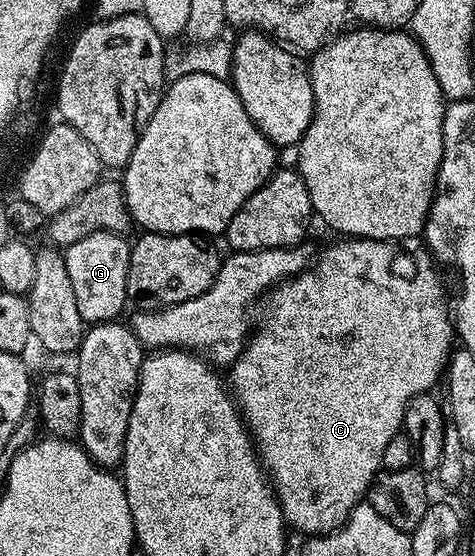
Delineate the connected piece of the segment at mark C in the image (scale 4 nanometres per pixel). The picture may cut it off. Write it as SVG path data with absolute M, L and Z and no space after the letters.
M338 239L335 245L330 245L326 250L317 254L316 260L309 267L302 270L302 272L296 274L295 277L291 277L282 282L281 285L274 286L269 290L268 296L265 298L266 310L262 313L262 322L256 325L253 330L252 336L247 340L245 349L242 350L242 354L238 356L238 360L228 369L228 385L232 390L232 396L235 401L238 402L239 410L245 420L246 427L250 431L251 438L254 442L254 448L258 451L258 459L262 462L263 469L266 470L272 484L275 493L278 495L278 503L282 507L282 516L285 517L287 526L291 530L299 529L300 532L306 533L305 535L325 535L327 533L334 532L335 529L341 527L345 523L347 517L350 516L354 506L359 504L367 496L370 489L371 481L382 469L382 456L384 455L384 447L388 447L388 443L392 438L399 433L402 429L402 420L406 414L406 404L410 402L413 397L420 395L421 393L429 393L435 387L438 377L443 376L444 370L450 360L452 352L452 344L456 337L456 330L452 324L452 313L446 305L442 302L442 289L434 282L434 277L430 273L424 273L424 271L418 271L414 278L397 278L396 275L390 273L388 268L388 254L386 255L386 249L388 249L387 242L384 241L368 241L365 239Z

